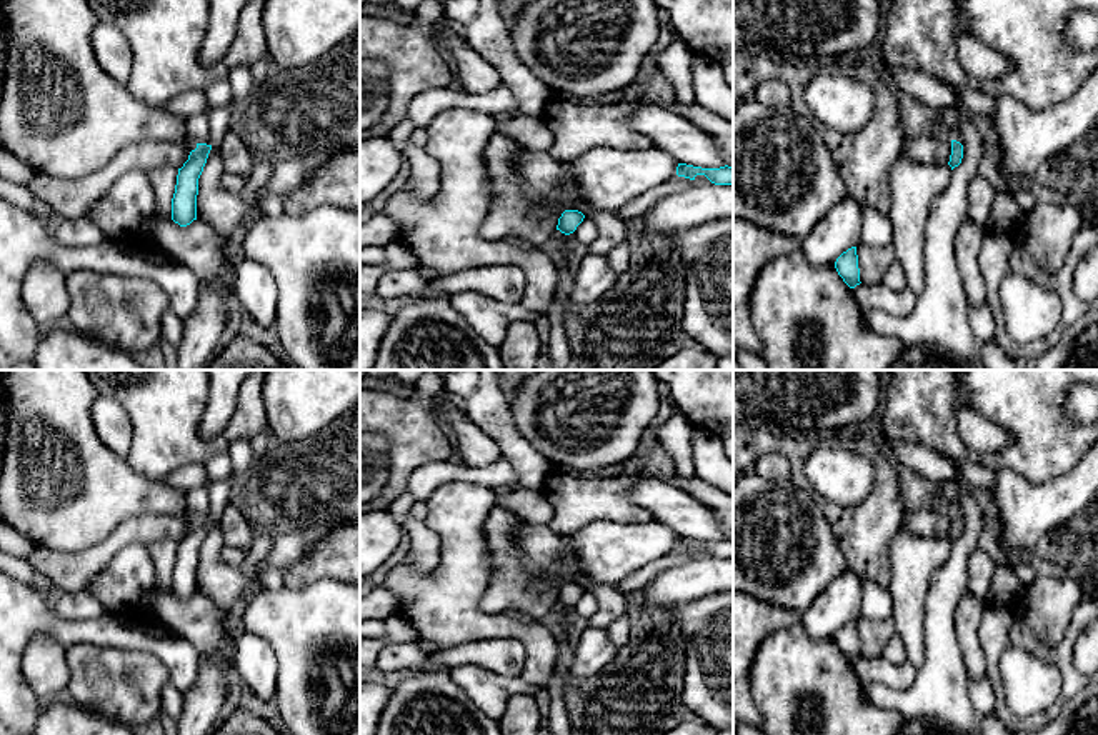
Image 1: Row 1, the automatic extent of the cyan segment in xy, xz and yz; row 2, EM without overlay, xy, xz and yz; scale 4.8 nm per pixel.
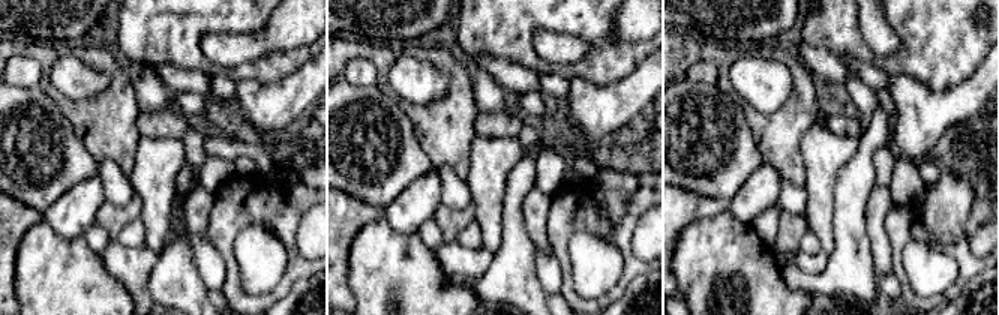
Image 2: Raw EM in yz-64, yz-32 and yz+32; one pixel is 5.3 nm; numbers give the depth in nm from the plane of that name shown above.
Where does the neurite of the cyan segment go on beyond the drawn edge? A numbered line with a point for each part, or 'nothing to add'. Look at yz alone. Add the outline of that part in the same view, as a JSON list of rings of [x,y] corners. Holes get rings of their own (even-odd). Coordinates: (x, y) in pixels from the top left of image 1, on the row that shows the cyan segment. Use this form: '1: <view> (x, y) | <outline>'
1: yz (950, 115) | [[[941,108],[940,115],[941,115],[943,122],[946,123],[948,130],[951,132],[951,140],[956,140],[961,143],[961,137],[958,137],[955,133],[955,128],[956,128],[960,118],[966,113],[960,108]]]

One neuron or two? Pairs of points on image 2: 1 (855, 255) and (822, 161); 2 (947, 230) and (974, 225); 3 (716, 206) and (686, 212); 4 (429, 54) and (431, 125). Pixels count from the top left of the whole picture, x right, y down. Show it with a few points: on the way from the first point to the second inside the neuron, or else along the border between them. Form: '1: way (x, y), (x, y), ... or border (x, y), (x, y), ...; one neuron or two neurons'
1: border (849, 161), (837, 177), (833, 228); two neurons
2: border (975, 198), (963, 234), (954, 242), (939, 246); two neurons
3: way (708, 207), (693, 207); one neuron
4: way (449, 65), (456, 72), (456, 99), (450, 105); one neuron

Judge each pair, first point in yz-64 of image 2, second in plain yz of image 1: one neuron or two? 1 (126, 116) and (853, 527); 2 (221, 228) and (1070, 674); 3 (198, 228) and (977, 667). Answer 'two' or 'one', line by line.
1: one
2: one
3: one

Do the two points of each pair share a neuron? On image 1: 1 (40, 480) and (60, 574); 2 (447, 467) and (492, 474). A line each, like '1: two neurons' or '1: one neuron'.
1: two neurons
2: one neuron

